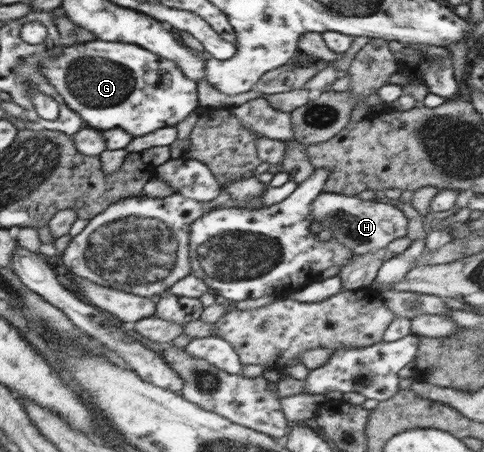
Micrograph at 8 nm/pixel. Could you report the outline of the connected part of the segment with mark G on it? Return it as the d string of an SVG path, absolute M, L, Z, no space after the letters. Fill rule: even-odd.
M95 39L73 46L65 46L59 54L44 60L40 64L41 74L55 87L65 104L81 115L85 126L104 132L113 128L122 128L131 136L145 136L161 127L171 127L187 118L199 105L197 83L184 76L176 62L149 52L145 47L126 42L103 42ZM147 72L157 72L159 82L147 84Z

